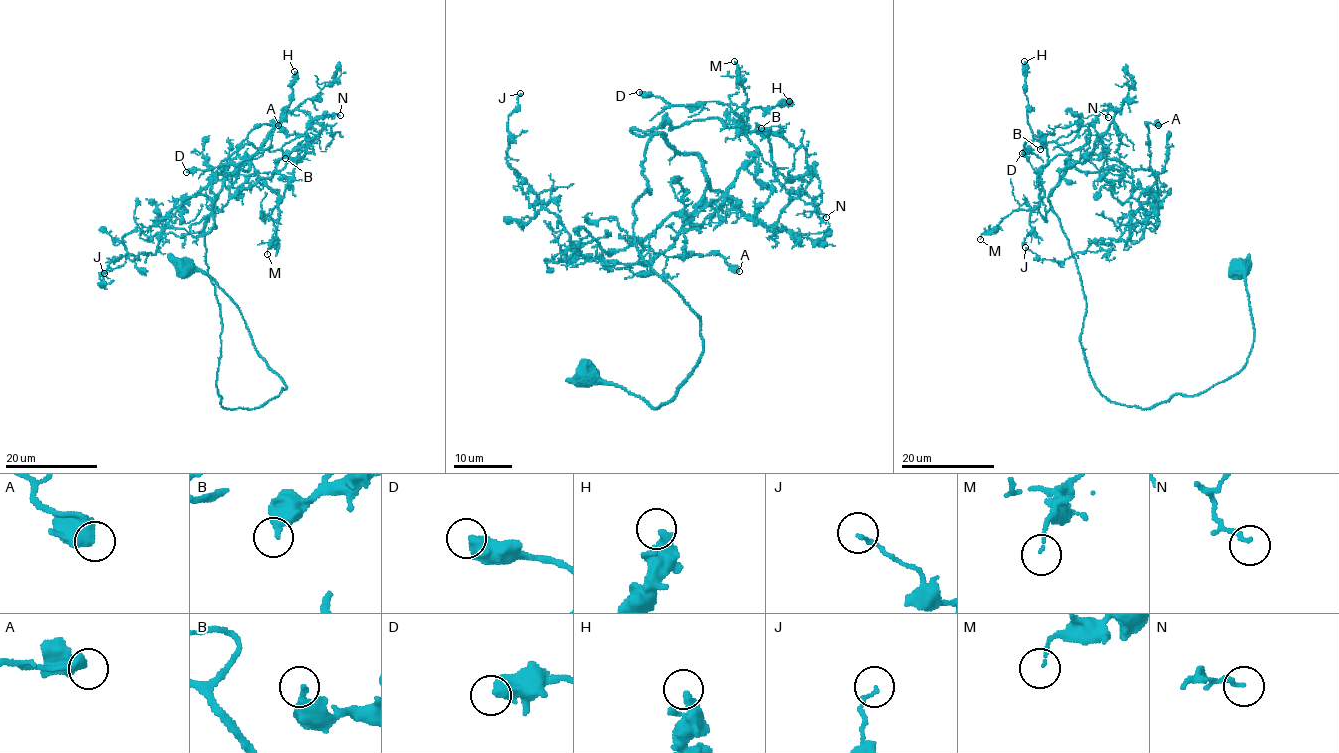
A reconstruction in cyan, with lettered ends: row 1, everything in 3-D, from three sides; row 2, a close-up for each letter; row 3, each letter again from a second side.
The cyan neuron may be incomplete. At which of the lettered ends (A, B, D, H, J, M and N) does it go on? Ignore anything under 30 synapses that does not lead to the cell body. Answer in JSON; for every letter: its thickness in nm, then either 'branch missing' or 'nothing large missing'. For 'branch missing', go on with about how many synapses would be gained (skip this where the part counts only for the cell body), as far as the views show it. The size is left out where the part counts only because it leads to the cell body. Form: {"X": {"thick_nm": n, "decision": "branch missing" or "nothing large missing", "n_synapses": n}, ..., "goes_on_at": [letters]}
{"A": {"thick_nm": 550, "decision": "nothing large missing"}, "B": {"thick_nm": 320, "decision": "nothing large missing"}, "D": {"thick_nm": 550, "decision": "nothing large missing"}, "H": {"thick_nm": 400, "decision": "nothing large missing"}, "J": {"thick_nm": 140, "decision": "nothing large missing"}, "M": {"thick_nm": 90, "decision": "nothing large missing"}, "N": {"thick_nm": 170, "decision": "nothing large missing"}, "goes_on_at": []}

